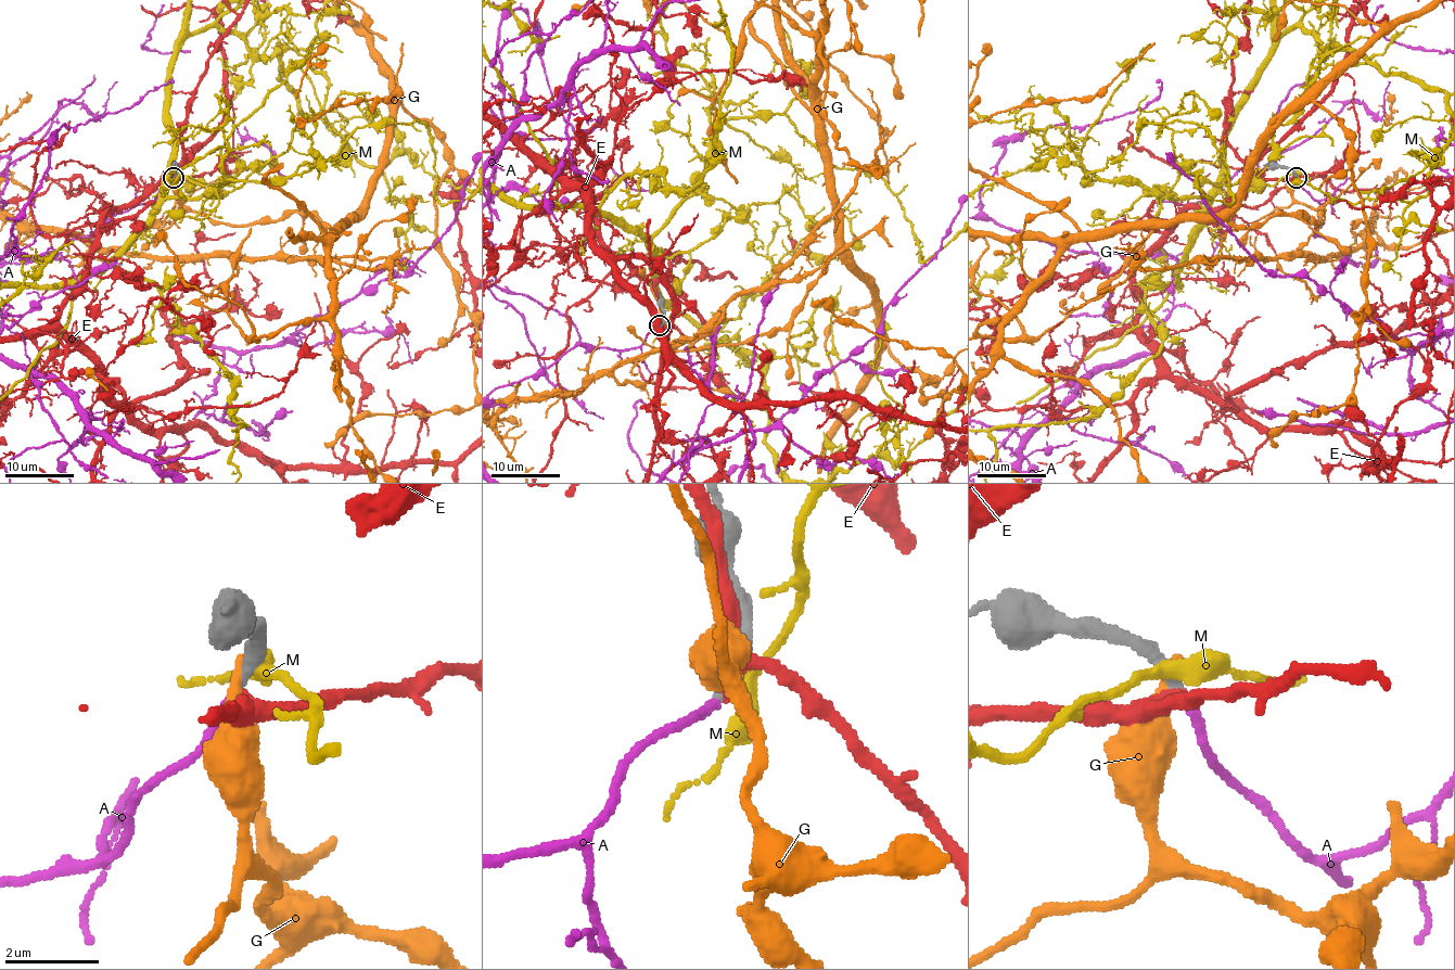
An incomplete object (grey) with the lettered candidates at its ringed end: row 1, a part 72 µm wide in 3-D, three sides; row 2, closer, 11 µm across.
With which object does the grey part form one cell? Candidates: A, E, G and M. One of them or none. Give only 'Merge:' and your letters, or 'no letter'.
Merge: A

